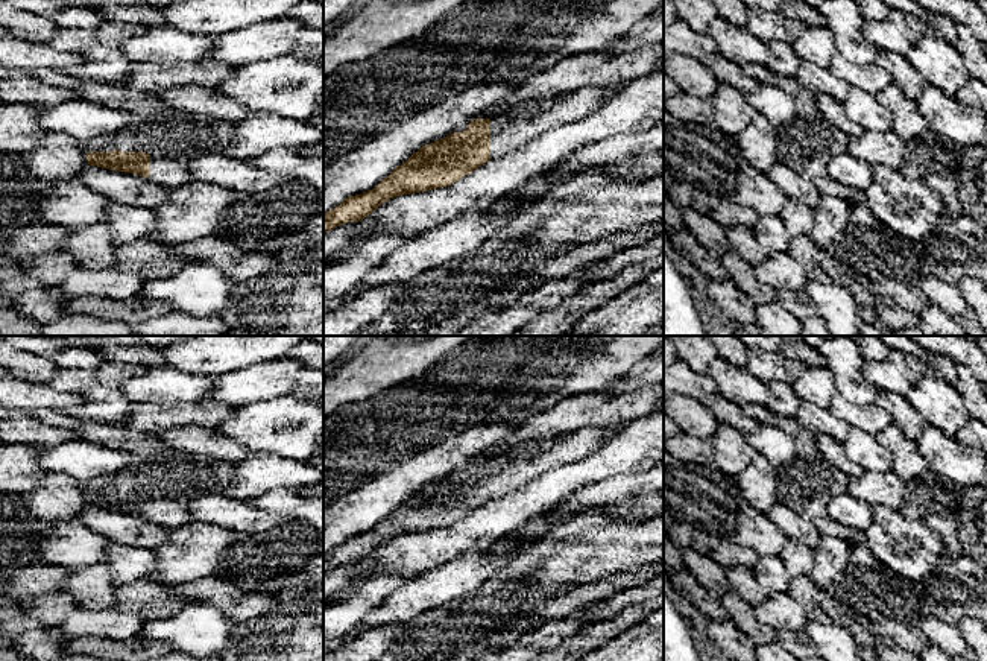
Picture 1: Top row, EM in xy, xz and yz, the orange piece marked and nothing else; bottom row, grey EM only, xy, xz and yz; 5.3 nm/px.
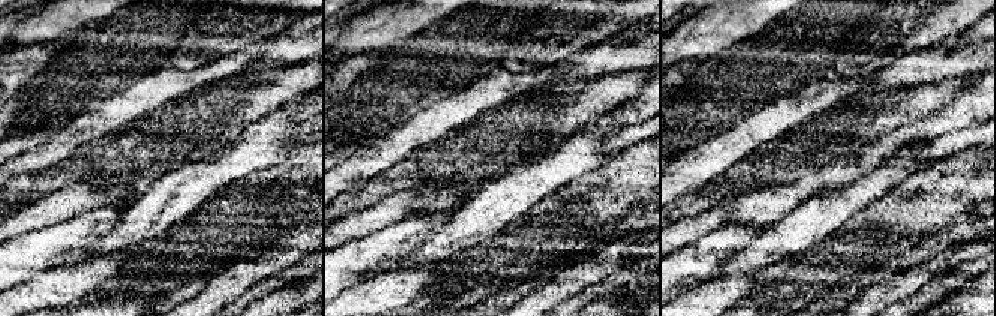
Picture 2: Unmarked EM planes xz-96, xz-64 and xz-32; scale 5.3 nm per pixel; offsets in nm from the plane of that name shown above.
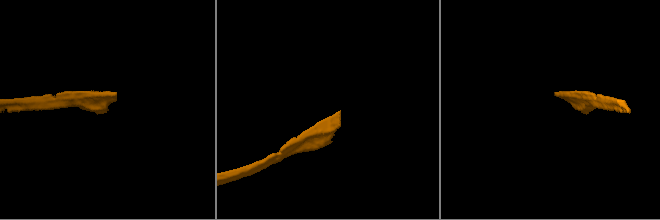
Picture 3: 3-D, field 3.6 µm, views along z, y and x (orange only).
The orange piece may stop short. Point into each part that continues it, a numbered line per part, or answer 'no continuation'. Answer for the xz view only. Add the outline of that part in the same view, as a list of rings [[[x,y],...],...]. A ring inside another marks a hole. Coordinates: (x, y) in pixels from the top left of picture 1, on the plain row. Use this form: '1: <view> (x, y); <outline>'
1: xz (509, 473); [[[588,427],[492,457],[490,500],[516,492],[550,470],[594,454],[612,438],[606,427]]]

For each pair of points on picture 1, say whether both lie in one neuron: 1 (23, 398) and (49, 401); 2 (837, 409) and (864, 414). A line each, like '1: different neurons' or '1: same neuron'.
1: same neuron
2: same neuron

